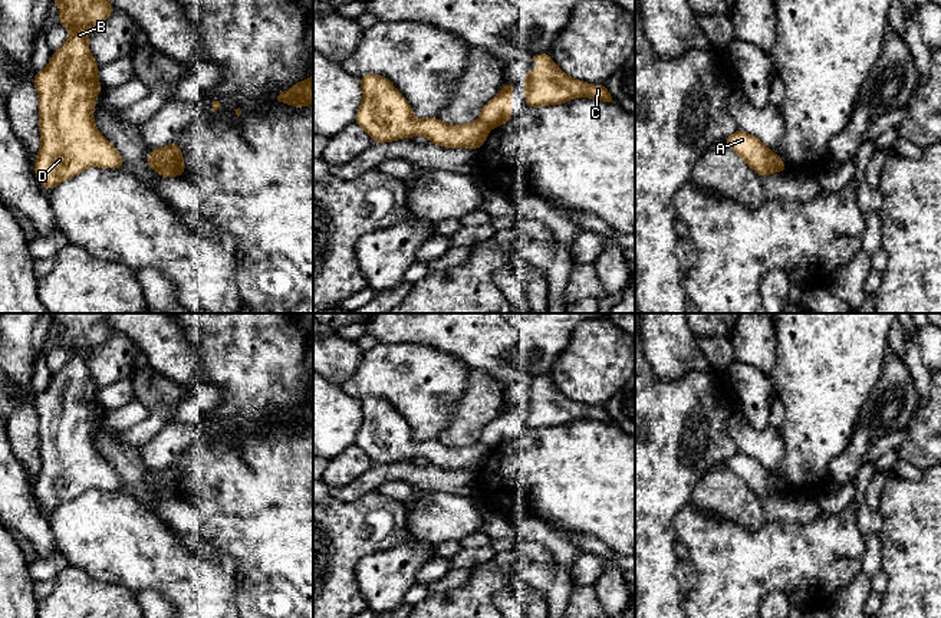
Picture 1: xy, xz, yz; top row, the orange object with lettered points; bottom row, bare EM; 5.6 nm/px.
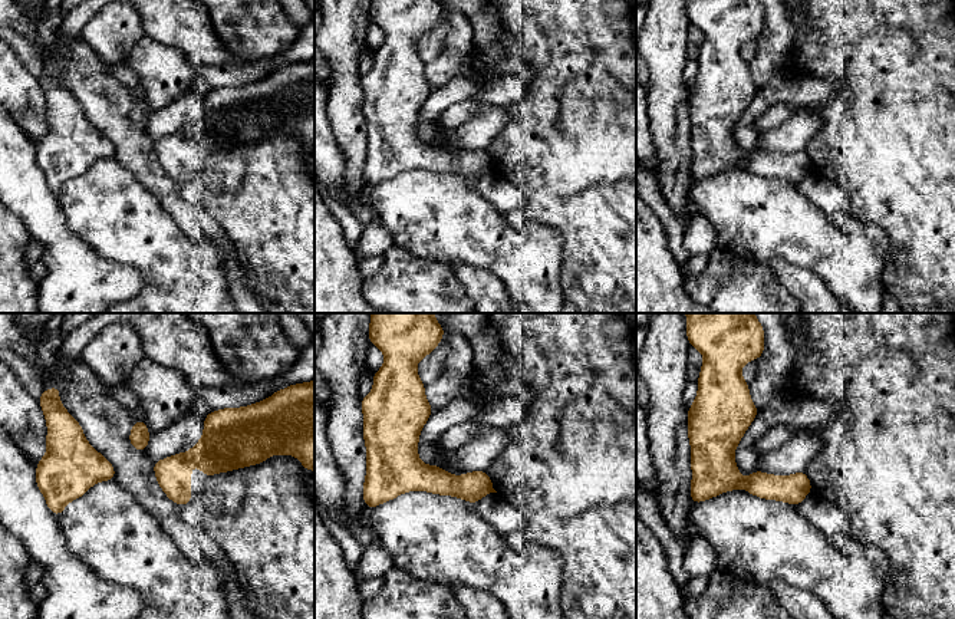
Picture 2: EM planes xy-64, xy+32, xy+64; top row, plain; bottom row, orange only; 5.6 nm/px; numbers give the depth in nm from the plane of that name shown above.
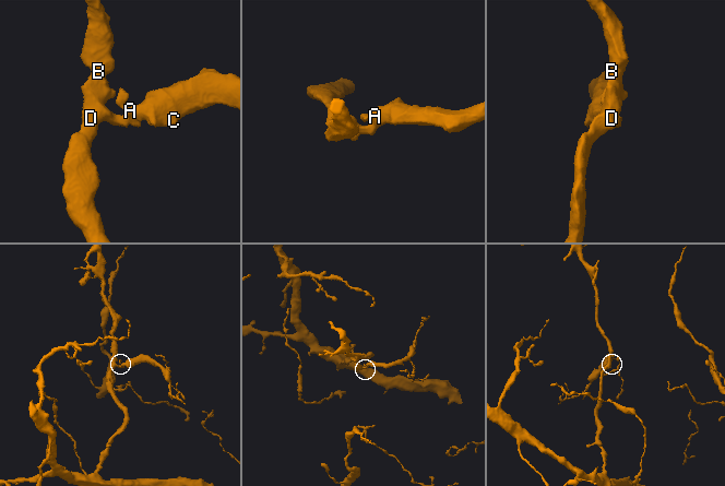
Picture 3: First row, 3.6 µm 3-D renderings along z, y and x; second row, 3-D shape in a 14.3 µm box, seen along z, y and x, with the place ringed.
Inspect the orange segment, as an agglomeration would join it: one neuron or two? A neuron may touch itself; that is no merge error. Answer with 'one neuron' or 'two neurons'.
two neurons

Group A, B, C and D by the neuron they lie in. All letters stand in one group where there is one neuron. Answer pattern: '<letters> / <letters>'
A C / B D

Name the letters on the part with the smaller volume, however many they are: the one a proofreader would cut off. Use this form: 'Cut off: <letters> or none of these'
Cut off: A, C

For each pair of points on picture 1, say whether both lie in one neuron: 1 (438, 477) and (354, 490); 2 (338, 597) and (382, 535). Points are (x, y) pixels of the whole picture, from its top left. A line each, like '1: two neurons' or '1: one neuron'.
1: one neuron
2: one neuron

